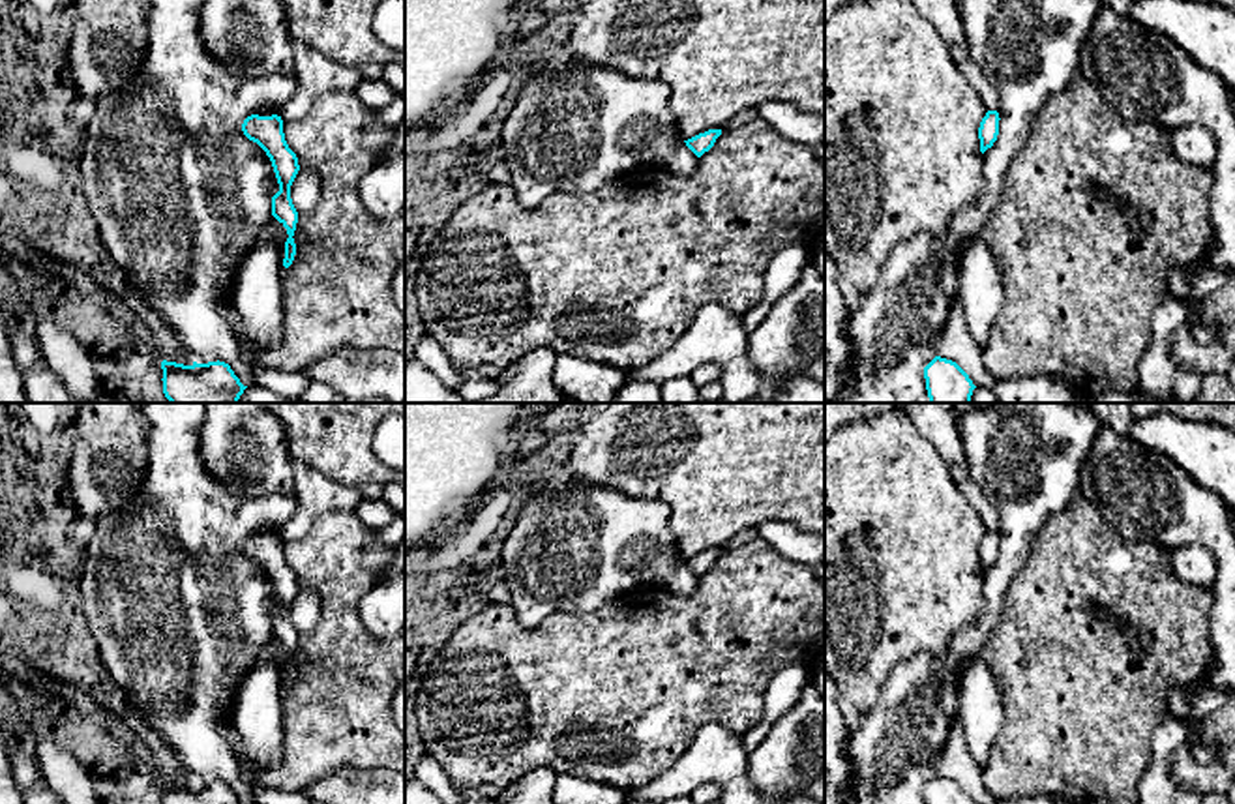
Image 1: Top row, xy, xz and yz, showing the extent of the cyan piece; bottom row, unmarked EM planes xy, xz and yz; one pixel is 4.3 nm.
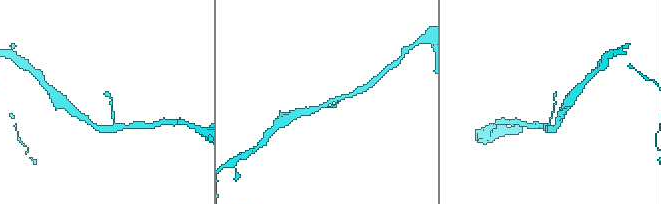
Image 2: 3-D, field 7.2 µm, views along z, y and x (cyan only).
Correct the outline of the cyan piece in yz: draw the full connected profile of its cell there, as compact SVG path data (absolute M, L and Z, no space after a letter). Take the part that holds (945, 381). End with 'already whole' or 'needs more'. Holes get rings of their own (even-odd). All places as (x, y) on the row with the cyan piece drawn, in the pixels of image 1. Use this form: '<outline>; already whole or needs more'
M941 356L924 367L924 379L930 403L971 403L976 388L956 362Z; already whole

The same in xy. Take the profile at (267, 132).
M251 114L242 124L244 135L257 142L272 161L279 191L272 197L272 216L287 229L283 266L289 268L296 255L294 231L298 212L290 199L290 186L300 171L296 154L289 148L283 133L283 120L277 114Z; already whole

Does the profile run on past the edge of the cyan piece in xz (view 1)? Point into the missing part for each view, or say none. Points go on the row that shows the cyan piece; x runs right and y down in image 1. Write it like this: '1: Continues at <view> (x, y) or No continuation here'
1: No continuation here

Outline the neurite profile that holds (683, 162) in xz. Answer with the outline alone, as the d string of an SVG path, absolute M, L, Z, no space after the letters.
M572 60L532 75L504 120L502 137L510 187L525 210L542 206L558 191L596 191L641 167L692 176L699 163L677 129L669 109L669 86L663 81Z

